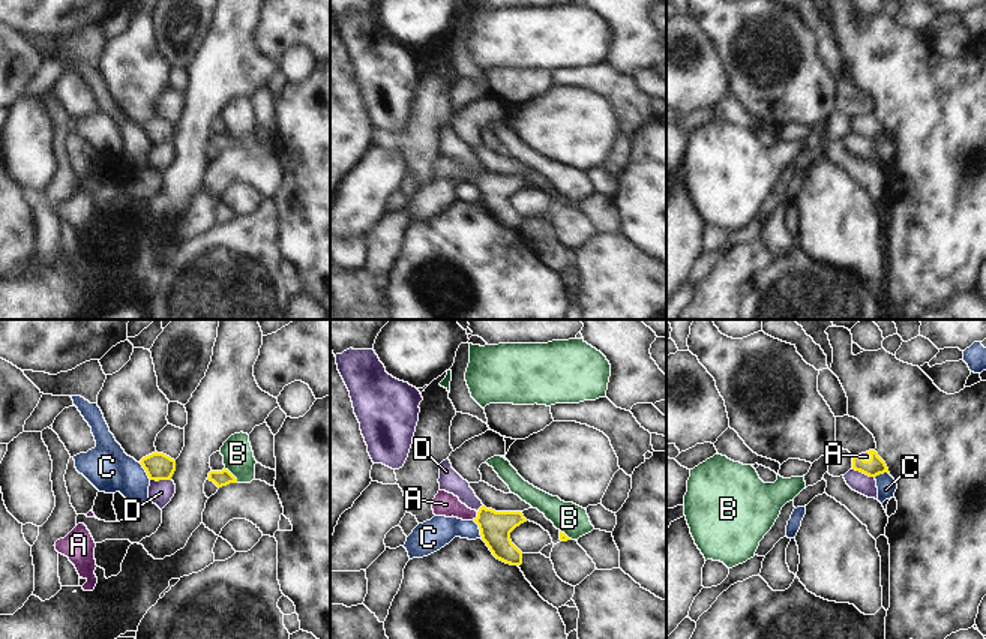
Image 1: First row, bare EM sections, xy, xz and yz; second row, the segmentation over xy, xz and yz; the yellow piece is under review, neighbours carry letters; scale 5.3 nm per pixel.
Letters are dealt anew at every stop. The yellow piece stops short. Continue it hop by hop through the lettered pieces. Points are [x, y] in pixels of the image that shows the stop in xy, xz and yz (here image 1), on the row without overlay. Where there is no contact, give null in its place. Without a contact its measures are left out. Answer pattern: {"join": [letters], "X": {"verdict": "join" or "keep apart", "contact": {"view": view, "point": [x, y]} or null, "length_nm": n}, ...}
{"join": ["A"], "A": {"verdict": "join", "contact": {"view": "xz", "point": [477, 180]}, "length_nm": 60}, "B": {"verdict": "keep apart", "contact": {"view": "xy", "point": [231, 138]}, "length_nm": 110}, "C": {"verdict": "keep apart", "contact": {"view": "xy", "point": [146, 135]}, "length_nm": 120}, "D": {"verdict": "keep apart", "contact": {"view": "yz", "point": [863, 137]}, "length_nm": 130}}

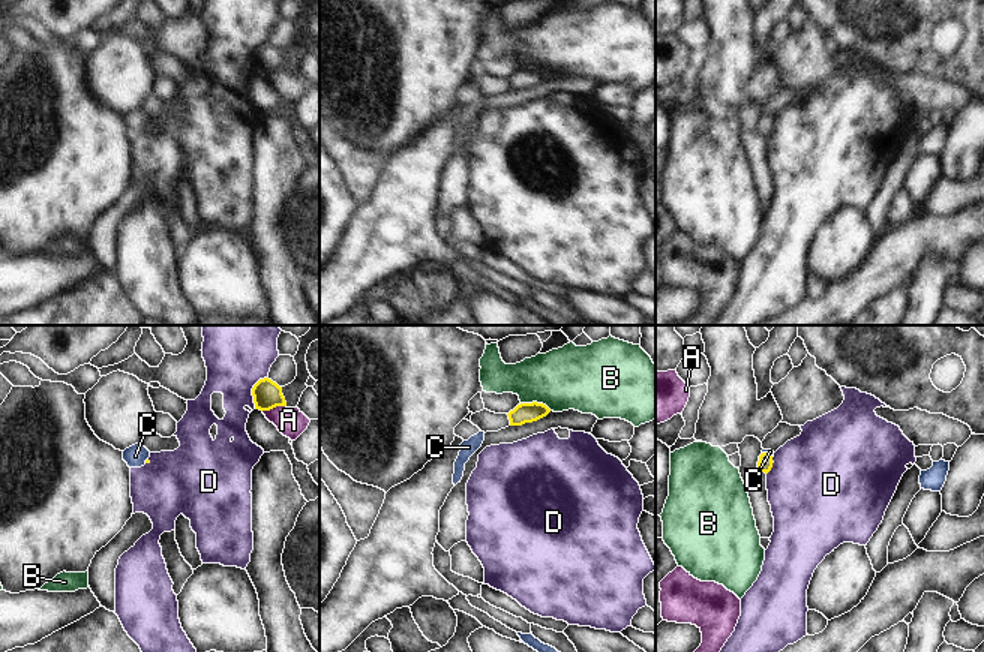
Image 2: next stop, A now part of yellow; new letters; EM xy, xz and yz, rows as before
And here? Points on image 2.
{"join": ["C"], "A": {"verdict": "keep apart", "contact": {"view": "xy", "point": [273, 71]}, "length_nm": 130}, "B": {"verdict": "keep apart", "contact": {"view": "xz", "point": [536, 66]}, "length_nm": 170}, "C": {"verdict": "join", "contact": {"view": "yz", "point": [768, 117]}, "length_nm": 70}, "D": {"verdict": "keep apart", "contact": {"view": "xy", "point": [252, 54]}, "length_nm": 190}}

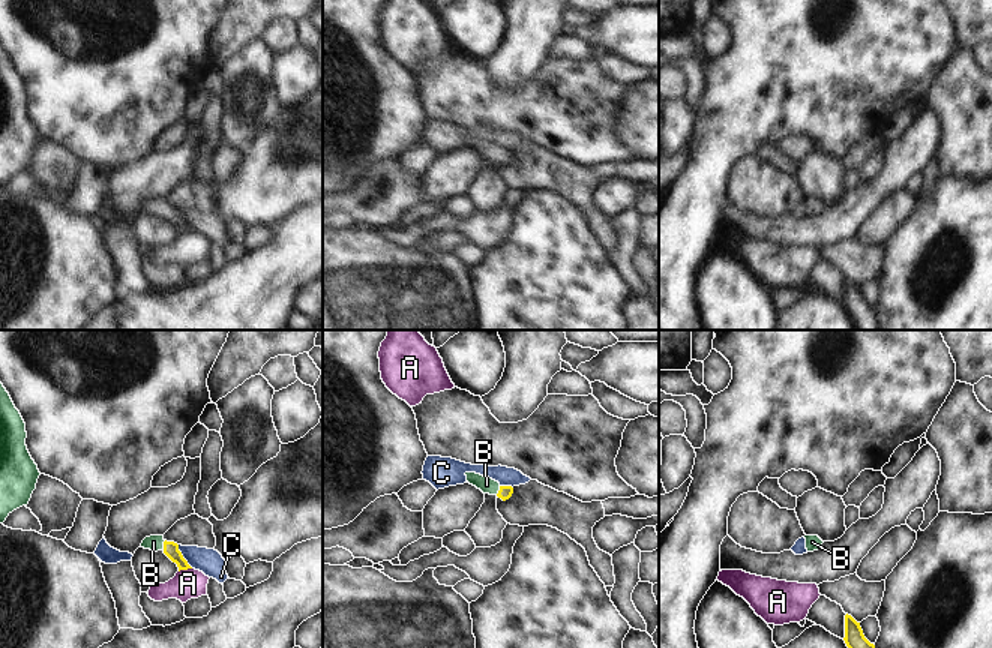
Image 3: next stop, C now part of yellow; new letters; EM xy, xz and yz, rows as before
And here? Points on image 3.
{"join": ["B"], "A": {"verdict": "keep apart", "contact": {"view": "xy", "point": [185, 233]}, "length_nm": 80}, "B": {"verdict": "join", "contact": {"view": "xy", "point": [164, 209]}, "length_nm": 60}, "C": {"verdict": "keep apart", "contact": {"view": "xy", "point": [182, 221]}, "length_nm": 150}}

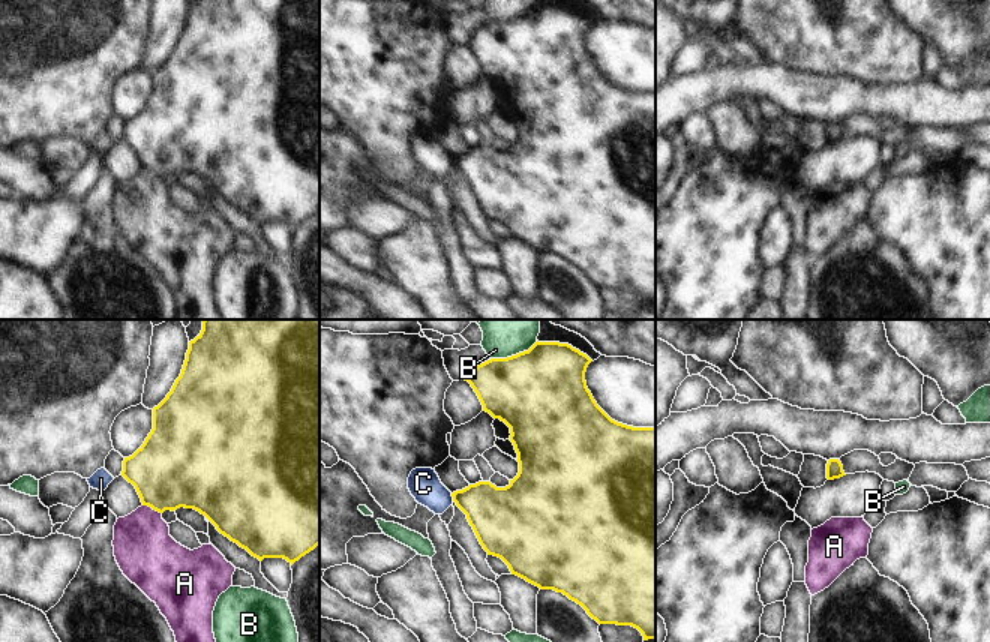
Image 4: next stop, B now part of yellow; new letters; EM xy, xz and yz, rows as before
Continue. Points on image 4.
{"join": [], "A": {"verdict": "keep apart", "contact": {"view": "xy", "point": [152, 171]}, "length_nm": 120}, "B": {"verdict": "keep apart", "contact": {"view": "xz", "point": [513, 20]}, "length_nm": 280}, "C": {"verdict": "keep apart", "contact": {"view": "xz", "point": [452, 159]}, "length_nm": 40}}

